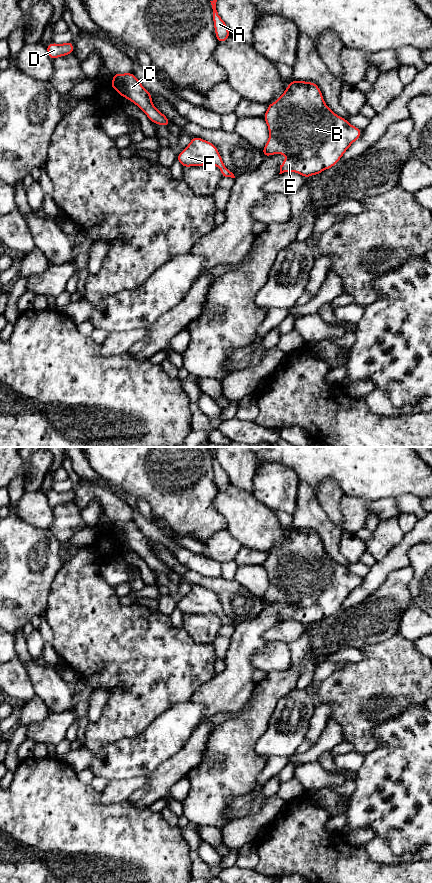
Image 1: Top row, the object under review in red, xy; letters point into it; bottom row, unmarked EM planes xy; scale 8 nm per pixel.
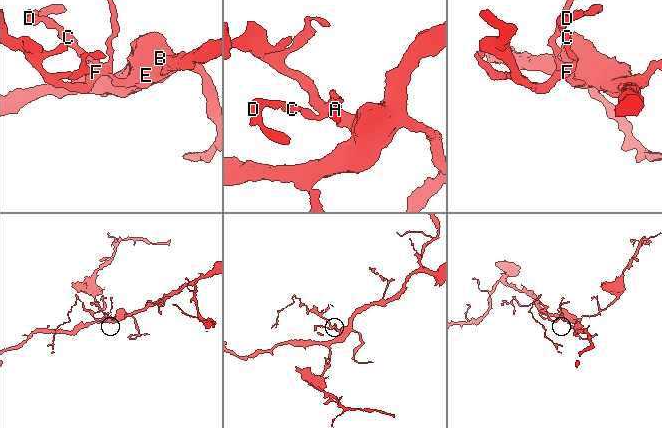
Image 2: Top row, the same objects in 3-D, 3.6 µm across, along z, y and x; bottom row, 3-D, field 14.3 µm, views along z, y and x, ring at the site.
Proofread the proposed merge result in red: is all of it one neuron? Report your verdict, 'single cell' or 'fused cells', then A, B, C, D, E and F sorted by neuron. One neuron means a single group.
single cell; A B C D E F

